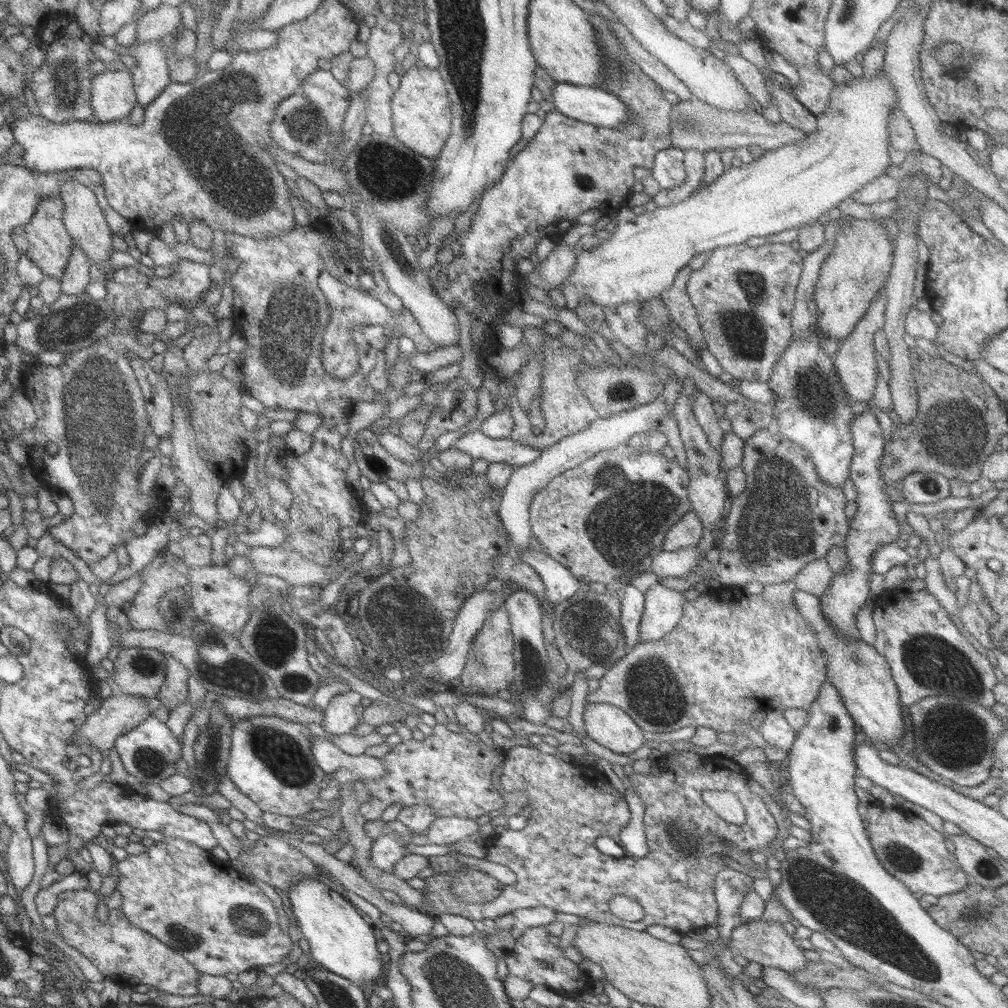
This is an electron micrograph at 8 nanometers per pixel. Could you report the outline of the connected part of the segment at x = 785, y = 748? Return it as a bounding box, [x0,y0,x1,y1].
[756,710,795,753]

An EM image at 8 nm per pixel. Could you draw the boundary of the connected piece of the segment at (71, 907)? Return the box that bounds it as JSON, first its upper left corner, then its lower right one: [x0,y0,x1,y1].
[53,888,200,996]

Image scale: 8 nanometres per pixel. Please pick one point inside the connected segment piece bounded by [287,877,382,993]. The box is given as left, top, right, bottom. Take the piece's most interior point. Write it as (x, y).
(341, 940)

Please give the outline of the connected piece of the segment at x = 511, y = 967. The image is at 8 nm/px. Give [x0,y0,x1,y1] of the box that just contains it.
[503,926,593,1000]

